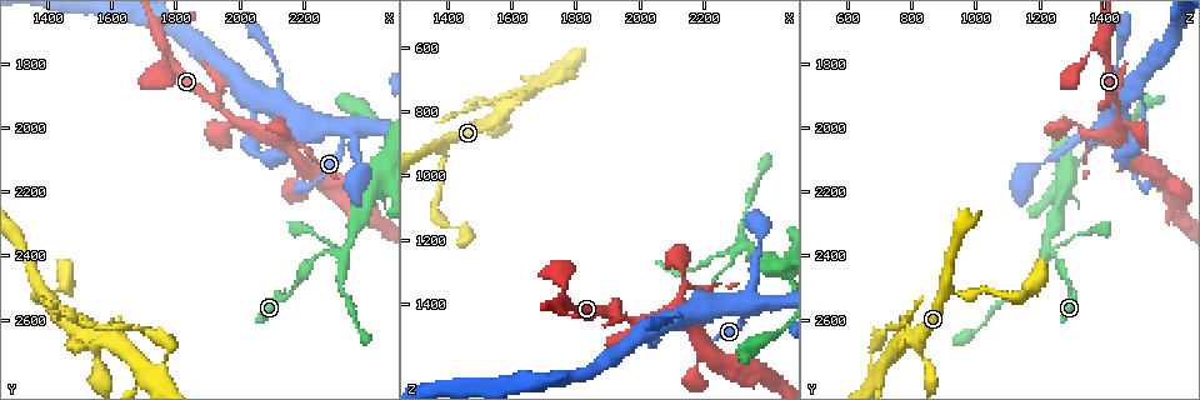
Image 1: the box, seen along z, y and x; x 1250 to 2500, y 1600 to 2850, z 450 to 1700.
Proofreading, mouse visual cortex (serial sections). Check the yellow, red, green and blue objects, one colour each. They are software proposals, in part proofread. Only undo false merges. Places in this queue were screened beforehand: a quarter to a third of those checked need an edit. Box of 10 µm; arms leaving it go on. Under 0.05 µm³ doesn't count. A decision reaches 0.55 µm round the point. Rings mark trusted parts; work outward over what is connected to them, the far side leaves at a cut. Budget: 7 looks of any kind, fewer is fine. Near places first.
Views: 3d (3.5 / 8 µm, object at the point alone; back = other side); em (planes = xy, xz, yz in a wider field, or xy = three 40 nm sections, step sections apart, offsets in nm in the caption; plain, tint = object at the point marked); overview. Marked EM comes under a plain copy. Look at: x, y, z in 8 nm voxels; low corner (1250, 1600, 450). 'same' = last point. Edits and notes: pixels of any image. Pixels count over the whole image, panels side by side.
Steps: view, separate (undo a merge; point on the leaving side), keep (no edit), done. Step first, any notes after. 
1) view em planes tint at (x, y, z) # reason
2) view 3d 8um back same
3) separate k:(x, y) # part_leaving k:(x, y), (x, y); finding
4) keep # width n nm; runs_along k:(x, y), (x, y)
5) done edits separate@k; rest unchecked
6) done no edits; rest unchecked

view 3d 3.5um at (1400, 2530, 940) # three arms meet

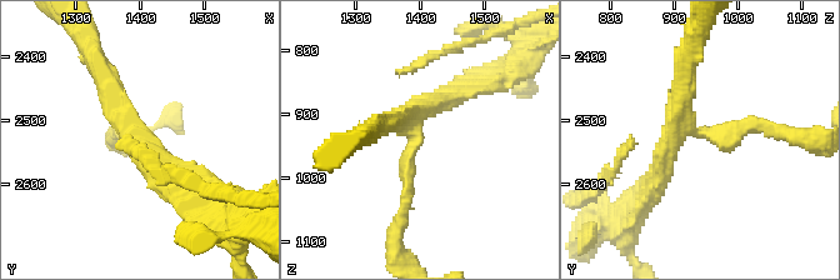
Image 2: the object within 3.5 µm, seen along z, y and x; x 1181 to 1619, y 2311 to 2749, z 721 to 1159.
view em xy step 3 tint at (1395, 2520, 940) # arms 3; arm_widths 200, 300, 300 nm

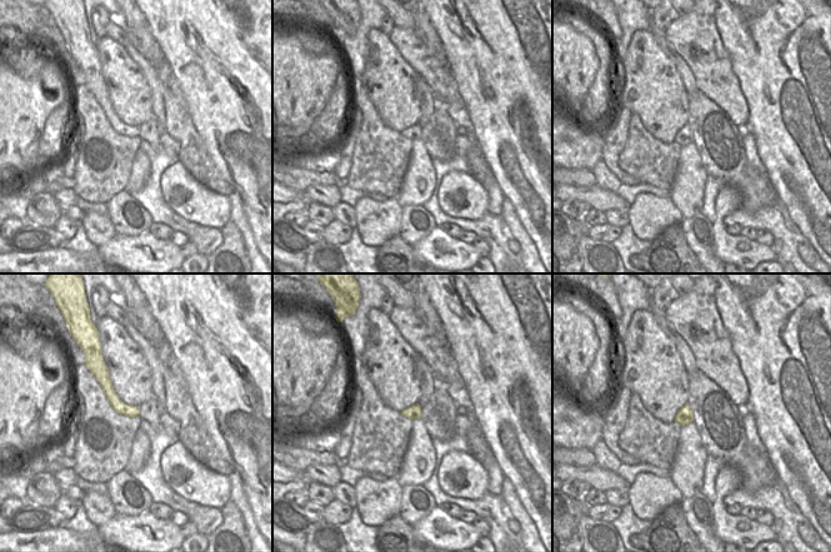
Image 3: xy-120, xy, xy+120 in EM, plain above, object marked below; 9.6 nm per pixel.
keep # one cell here

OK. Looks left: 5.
view 3d 8um at (2320, 2390, 1220) # side arm on a straight run

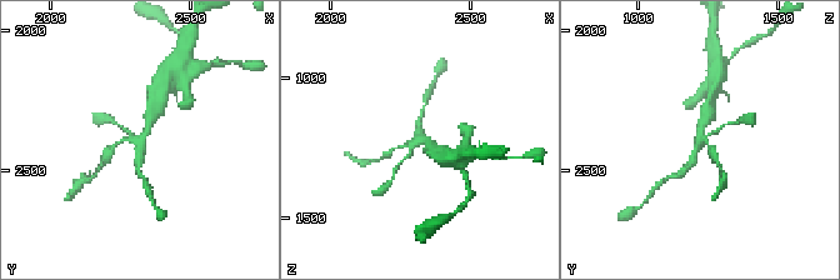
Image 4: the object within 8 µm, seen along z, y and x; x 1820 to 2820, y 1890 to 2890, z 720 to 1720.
view 3d 3.5um same

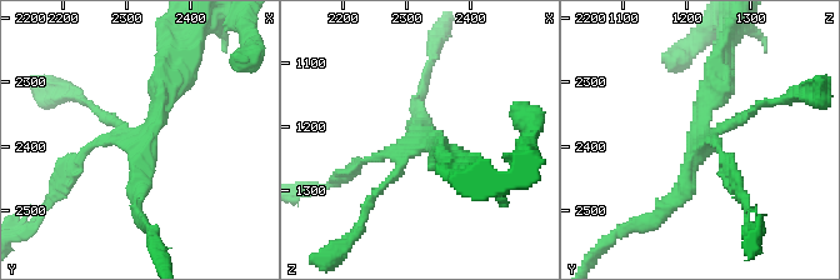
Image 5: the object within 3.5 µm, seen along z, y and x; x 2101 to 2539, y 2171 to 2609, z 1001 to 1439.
view em planes tint at (2325, 2395, 1225)

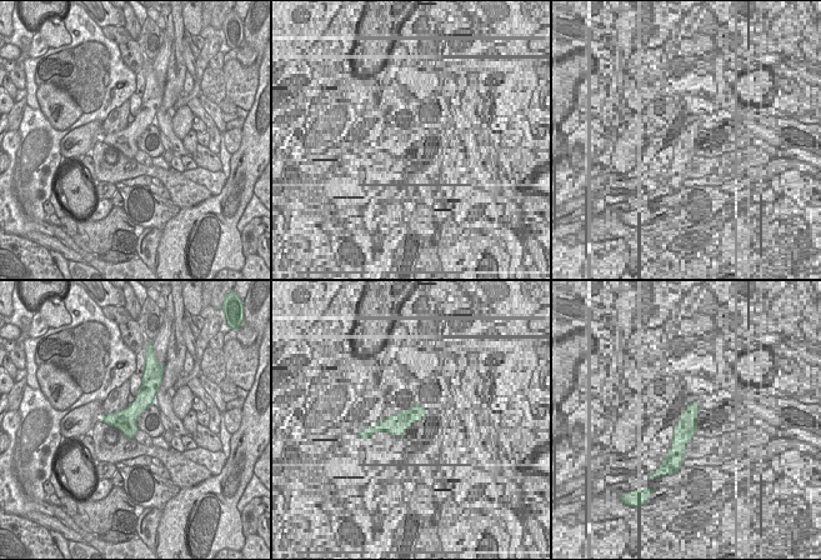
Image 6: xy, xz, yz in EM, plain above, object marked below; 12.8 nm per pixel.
keep # width 280 nm; runs_along 5:(75, 165), (94, 143), (140, 143), (175, 74); continuous, no second cell

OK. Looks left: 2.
view 3d 3.5um back at (1760, 1750, 1390) # thin neck

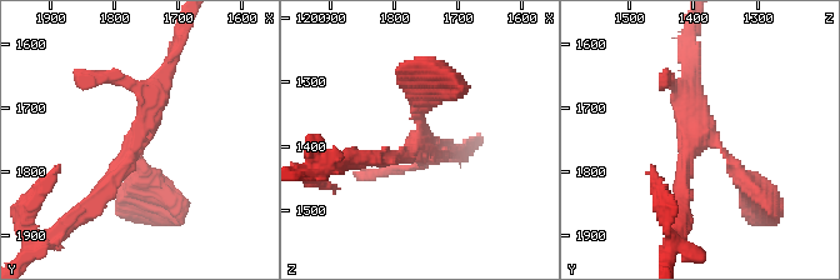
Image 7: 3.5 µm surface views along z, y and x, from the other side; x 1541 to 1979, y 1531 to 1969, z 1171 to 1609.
view em xy step 3 tint at (1760, 1745, 1395)

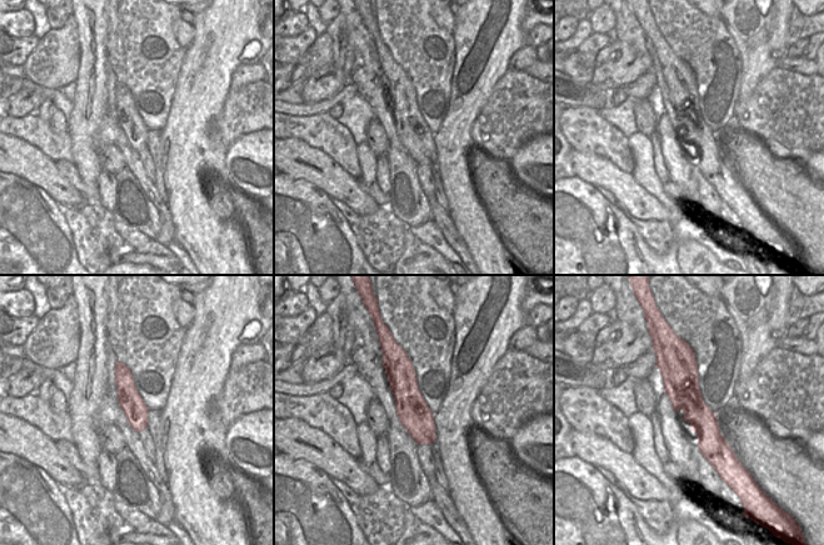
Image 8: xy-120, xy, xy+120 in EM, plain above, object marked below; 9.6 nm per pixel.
keep # runs_along 7:(371, 158), (418, 144), (429, 90); continuous, no second cell

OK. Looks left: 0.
done no edits; rest unchecked

